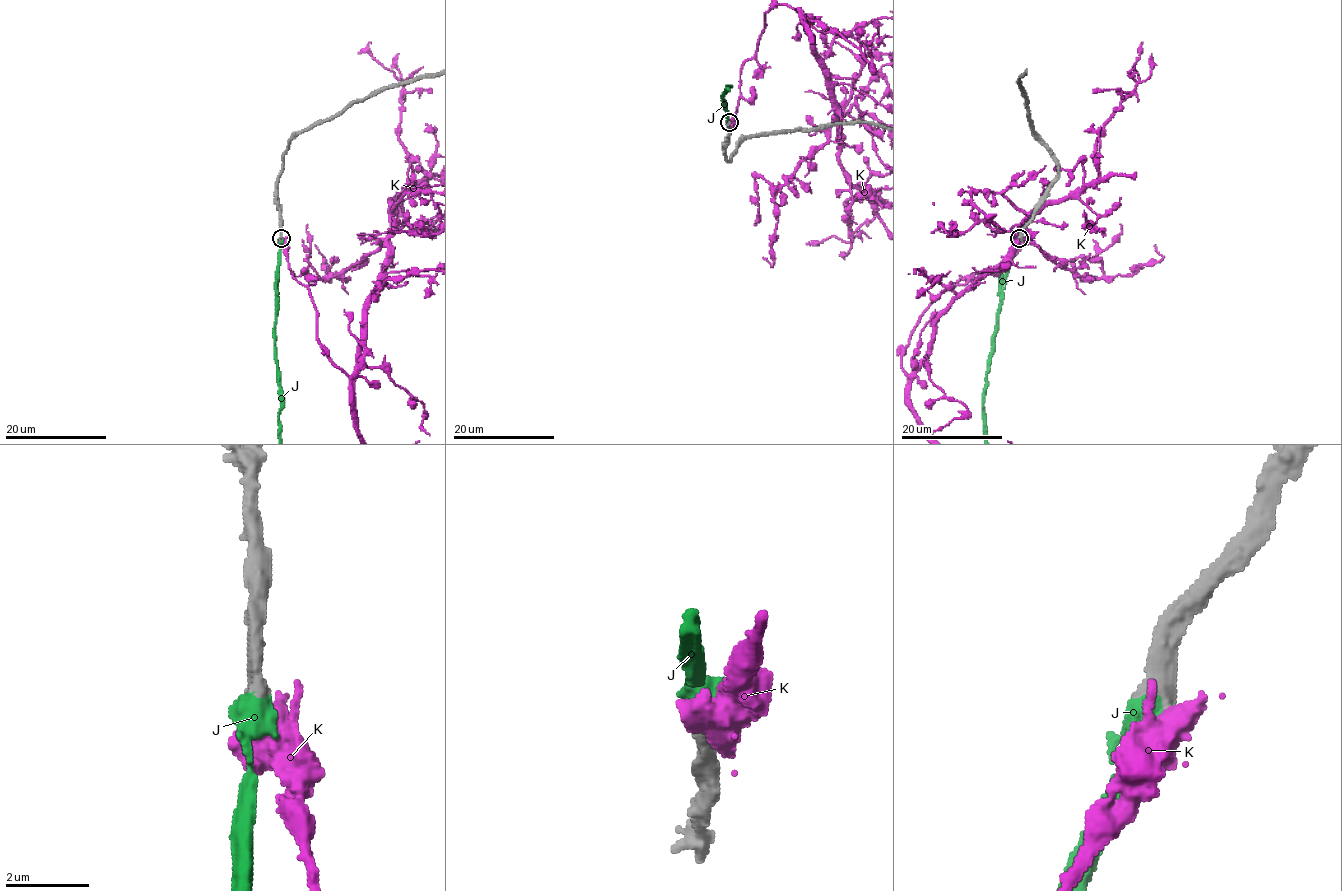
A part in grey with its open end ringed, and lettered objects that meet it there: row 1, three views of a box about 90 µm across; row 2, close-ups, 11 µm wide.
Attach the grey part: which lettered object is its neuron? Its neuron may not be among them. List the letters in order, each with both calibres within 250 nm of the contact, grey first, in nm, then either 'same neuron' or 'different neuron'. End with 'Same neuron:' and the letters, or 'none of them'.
J: 500 nm thick on the grey side, 700 nm on the other; same neuron
K: 480 nm thick on the grey side, 700 nm on the other; different neuron
Same neuron: J

